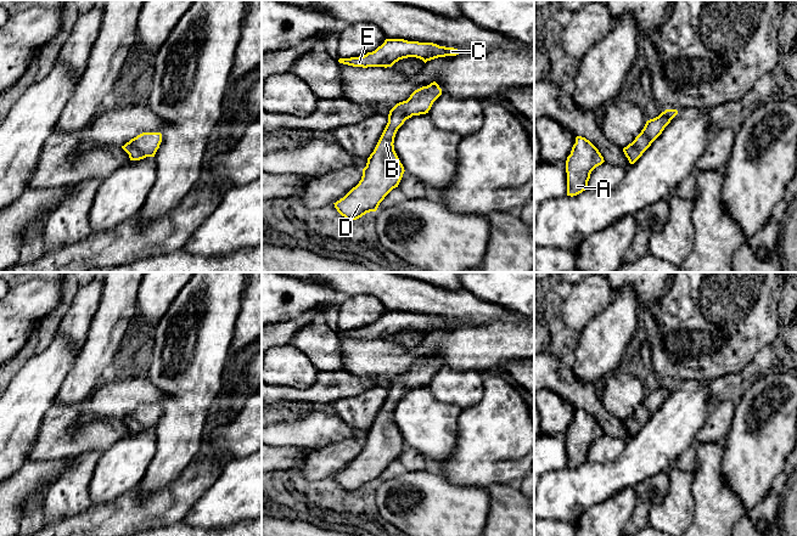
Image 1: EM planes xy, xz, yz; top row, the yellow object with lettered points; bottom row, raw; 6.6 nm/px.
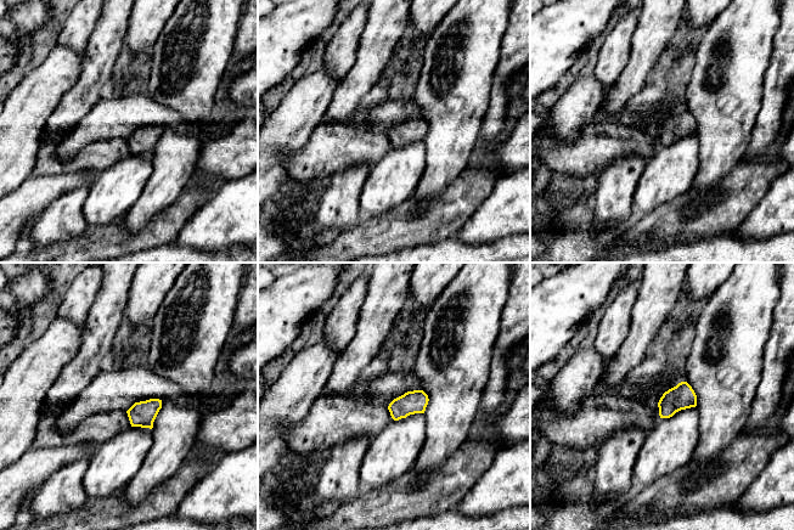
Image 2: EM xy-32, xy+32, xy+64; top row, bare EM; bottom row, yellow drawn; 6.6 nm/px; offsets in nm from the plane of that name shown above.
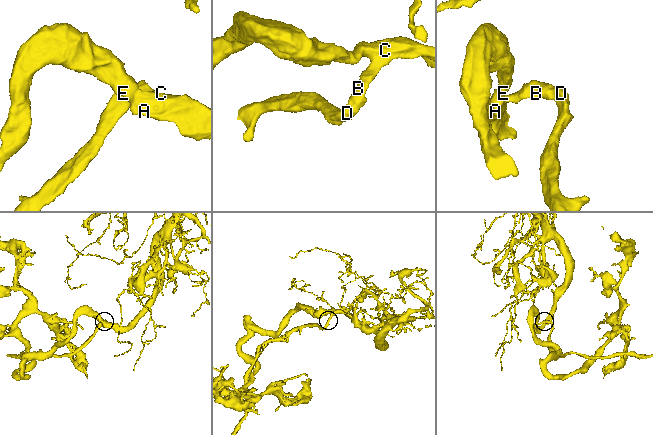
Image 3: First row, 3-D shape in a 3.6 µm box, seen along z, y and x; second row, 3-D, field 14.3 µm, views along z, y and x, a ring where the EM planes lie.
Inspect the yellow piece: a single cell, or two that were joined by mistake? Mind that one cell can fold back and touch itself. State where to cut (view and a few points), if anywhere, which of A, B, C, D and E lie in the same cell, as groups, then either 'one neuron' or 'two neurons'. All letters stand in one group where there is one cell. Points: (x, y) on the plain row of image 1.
no cut | A B C D E | one neuron

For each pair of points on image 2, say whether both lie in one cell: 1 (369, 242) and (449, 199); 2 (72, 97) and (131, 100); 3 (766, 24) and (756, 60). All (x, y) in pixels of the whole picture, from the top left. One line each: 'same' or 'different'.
1: same
2: different
3: same

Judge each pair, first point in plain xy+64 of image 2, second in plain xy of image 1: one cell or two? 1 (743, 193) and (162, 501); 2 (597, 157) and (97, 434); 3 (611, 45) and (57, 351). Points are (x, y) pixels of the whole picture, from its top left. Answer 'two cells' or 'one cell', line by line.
1: one cell
2: one cell
3: two cells

